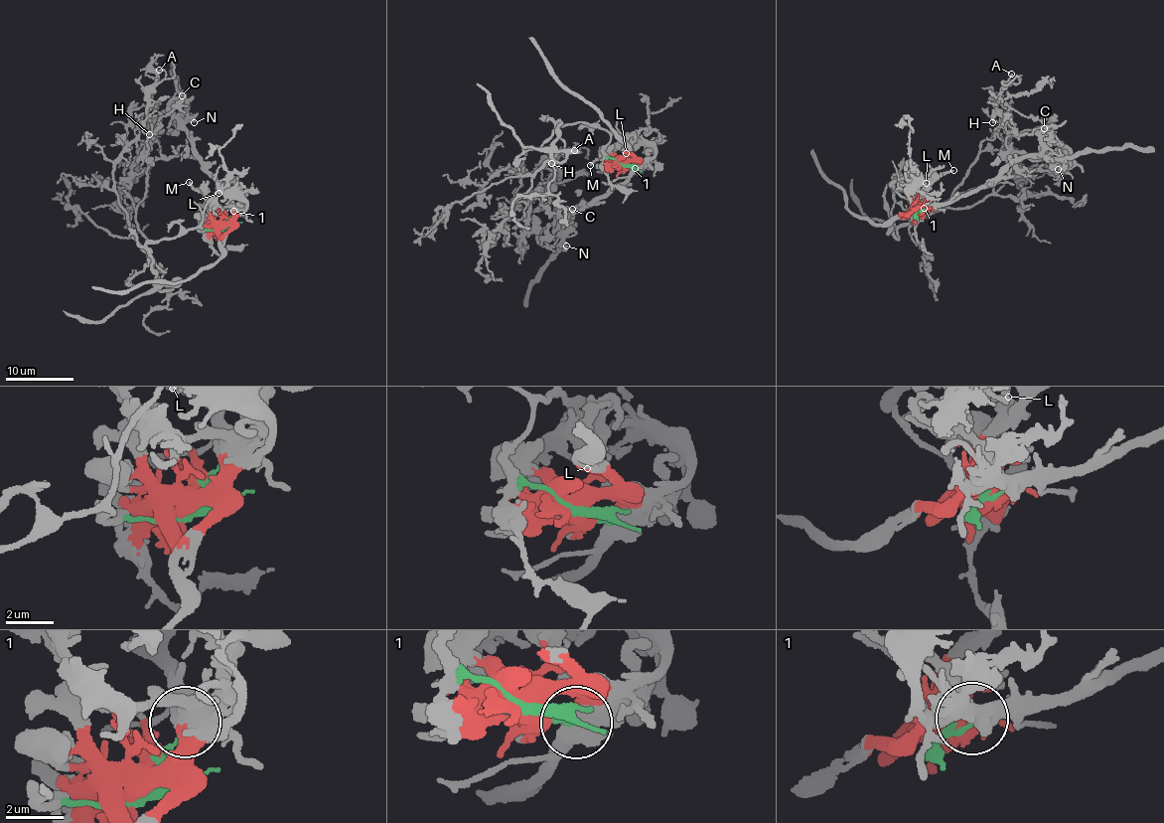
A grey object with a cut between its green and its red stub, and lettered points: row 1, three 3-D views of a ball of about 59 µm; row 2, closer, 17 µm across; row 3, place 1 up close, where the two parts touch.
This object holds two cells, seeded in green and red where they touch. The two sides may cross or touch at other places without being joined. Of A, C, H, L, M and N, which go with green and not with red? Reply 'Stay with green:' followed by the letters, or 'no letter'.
Stay with green: A, H

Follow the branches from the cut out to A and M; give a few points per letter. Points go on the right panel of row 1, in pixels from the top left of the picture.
A: (915, 215), (891, 181), (895, 216), (930, 215), (942, 206), (979, 145), (1002, 125), (996, 108), (1012, 74)
M: (915, 215), (917, 197), (937, 176), (953, 170)

